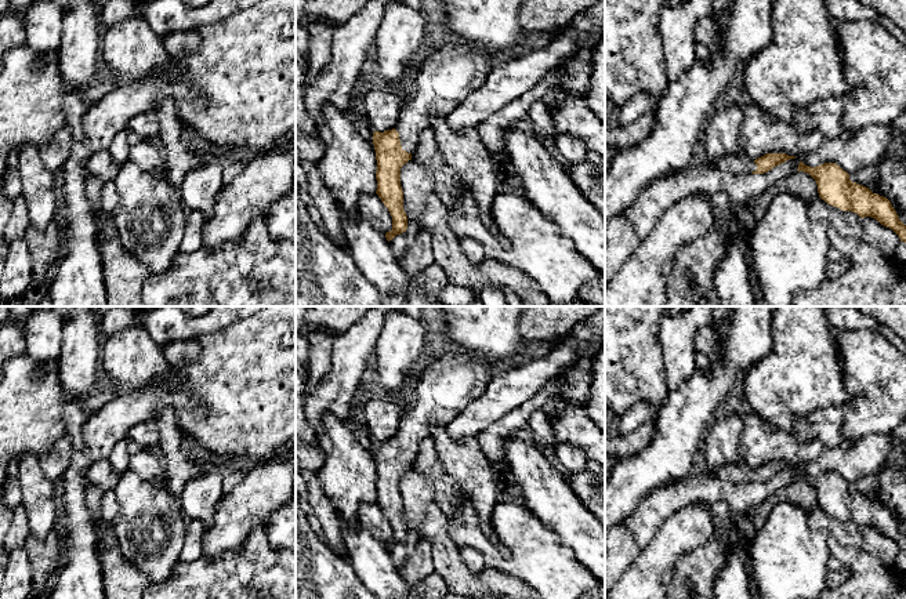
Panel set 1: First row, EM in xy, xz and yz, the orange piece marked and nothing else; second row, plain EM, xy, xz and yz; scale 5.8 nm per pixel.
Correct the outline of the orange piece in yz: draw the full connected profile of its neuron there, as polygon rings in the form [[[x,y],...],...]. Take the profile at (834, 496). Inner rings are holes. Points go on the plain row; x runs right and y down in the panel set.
[[[836,472],[816,476],[798,473],[797,480],[809,483],[818,494],[818,502],[827,513],[842,520],[852,520],[860,527],[871,526],[881,534],[892,538],[906,552],[906,534],[899,529],[891,511],[873,502],[869,497],[852,491],[849,483]]]

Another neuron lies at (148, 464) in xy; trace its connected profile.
[[[128,442],[127,453],[130,458],[130,471],[144,480],[159,486],[167,486],[167,473],[159,451],[149,450],[135,442]]]

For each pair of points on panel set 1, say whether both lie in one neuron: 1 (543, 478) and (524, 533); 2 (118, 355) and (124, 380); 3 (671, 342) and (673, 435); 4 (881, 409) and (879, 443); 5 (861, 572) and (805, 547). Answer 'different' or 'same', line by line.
1: different
2: same
3: different
4: different
5: different

